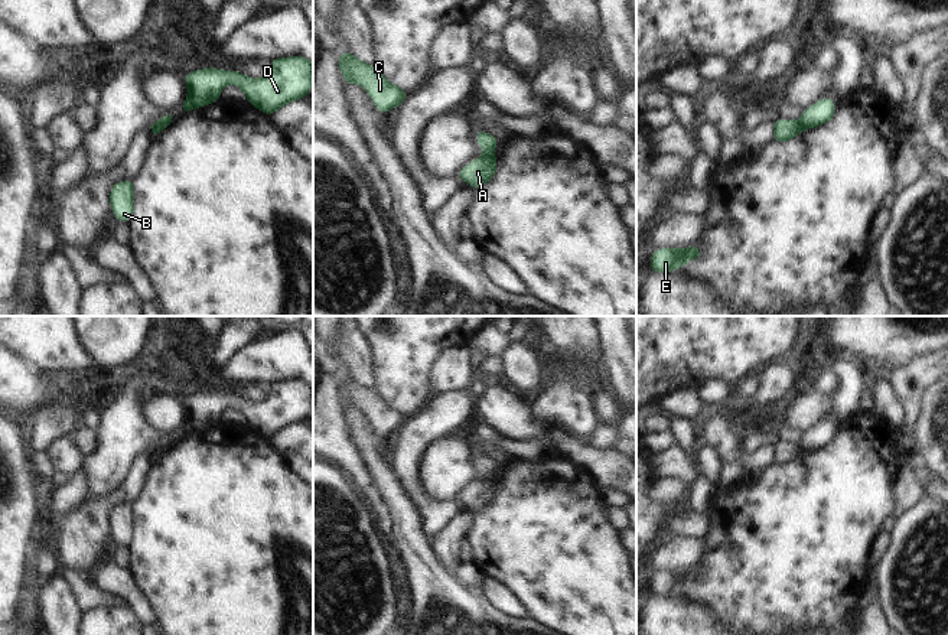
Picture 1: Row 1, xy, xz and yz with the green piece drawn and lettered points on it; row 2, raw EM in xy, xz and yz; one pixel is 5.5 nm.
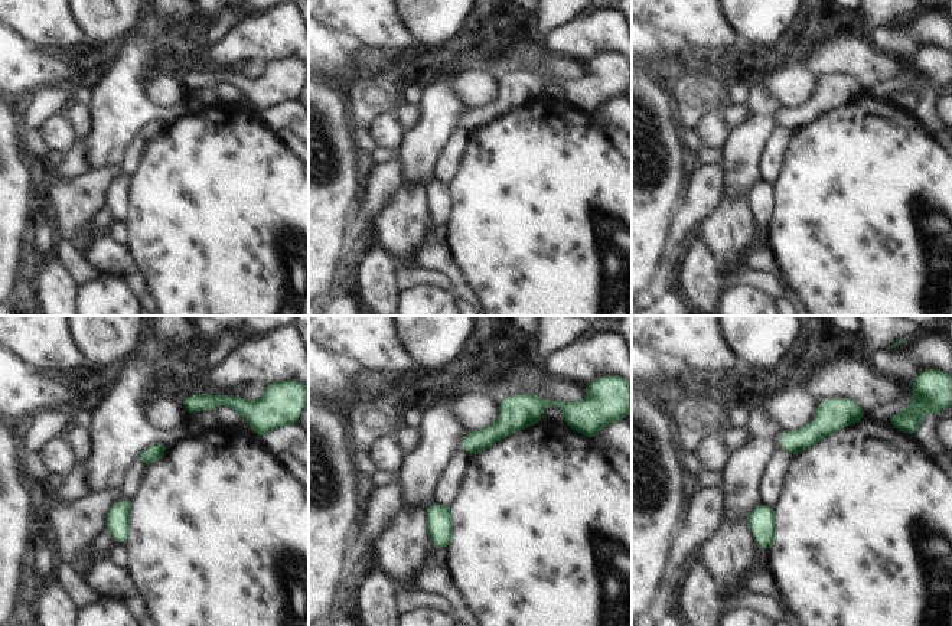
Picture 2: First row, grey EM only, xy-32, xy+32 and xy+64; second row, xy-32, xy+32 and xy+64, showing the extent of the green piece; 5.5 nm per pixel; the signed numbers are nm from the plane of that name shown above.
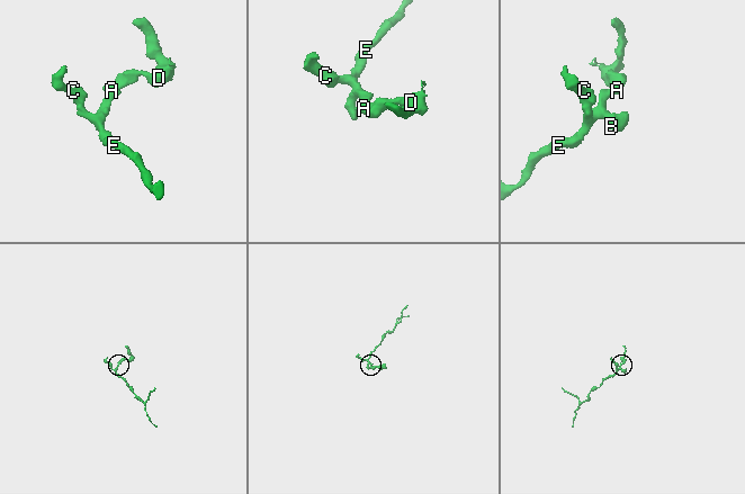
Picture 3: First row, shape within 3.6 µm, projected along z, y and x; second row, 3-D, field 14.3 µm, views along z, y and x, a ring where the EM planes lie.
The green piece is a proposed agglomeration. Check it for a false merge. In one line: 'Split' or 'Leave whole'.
Split

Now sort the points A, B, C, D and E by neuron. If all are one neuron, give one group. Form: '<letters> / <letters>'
A D / B C E

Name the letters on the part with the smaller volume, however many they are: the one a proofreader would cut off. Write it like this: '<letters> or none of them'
A, D

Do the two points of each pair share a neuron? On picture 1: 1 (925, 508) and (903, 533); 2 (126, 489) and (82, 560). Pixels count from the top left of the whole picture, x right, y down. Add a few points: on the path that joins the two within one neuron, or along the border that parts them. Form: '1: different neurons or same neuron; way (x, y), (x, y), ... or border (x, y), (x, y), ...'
1: same neuron; way (922, 514), (909, 527)
2: same neuron; way (107, 505), (91, 521), (82, 541)

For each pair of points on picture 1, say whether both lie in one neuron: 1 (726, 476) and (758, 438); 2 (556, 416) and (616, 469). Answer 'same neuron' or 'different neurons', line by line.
1: same neuron
2: different neurons

